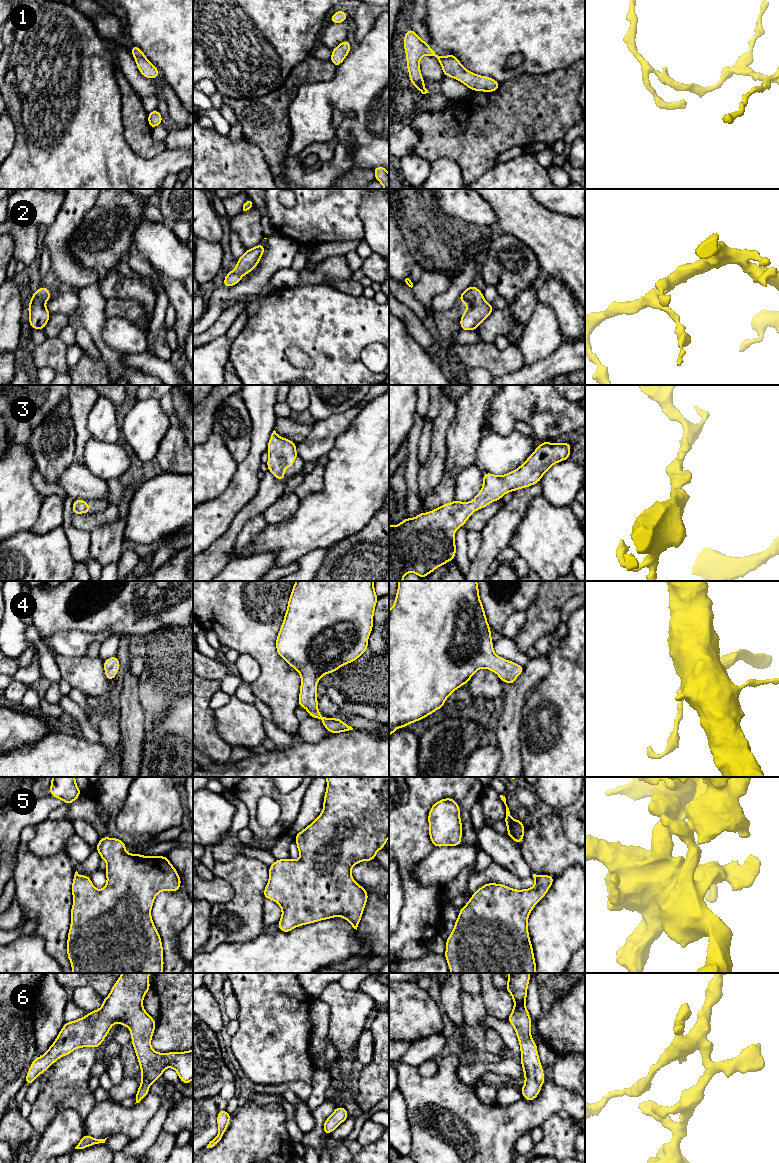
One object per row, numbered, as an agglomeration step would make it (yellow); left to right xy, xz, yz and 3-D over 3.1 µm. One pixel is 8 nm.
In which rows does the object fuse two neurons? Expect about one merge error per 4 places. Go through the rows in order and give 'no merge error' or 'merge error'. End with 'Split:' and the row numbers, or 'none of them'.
1: no merge error
2: no merge error
3: no merge error
4: no merge error
5: no merge error
6: no merge error
Split: none of them

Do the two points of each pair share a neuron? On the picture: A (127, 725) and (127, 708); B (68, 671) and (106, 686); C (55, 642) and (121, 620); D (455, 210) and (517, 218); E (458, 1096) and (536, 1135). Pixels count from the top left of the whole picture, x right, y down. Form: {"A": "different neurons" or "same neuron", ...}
{"A": "same neuron", "B": "same neuron", "C": "different neurons", "D": "different neurons", "E": "different neurons"}

